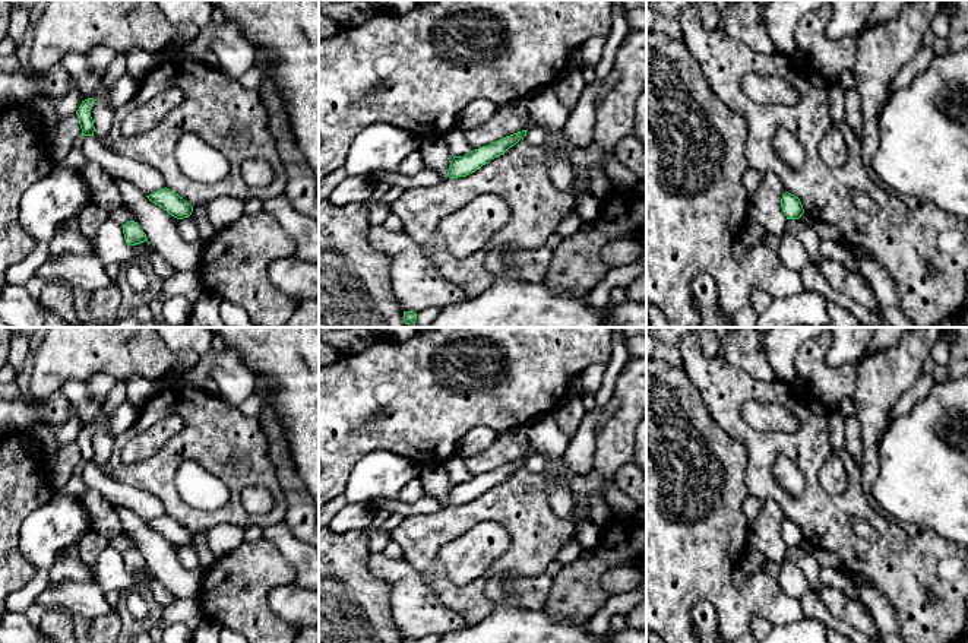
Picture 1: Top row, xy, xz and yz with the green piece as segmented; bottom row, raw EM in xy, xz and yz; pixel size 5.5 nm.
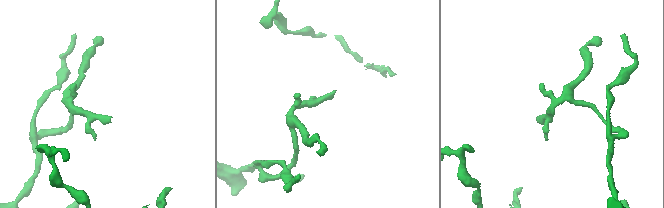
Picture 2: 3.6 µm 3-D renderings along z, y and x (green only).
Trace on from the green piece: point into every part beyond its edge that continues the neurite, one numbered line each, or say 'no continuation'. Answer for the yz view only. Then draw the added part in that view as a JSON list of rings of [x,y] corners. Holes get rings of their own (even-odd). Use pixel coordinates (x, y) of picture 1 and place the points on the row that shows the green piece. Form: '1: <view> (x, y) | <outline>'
no continuation

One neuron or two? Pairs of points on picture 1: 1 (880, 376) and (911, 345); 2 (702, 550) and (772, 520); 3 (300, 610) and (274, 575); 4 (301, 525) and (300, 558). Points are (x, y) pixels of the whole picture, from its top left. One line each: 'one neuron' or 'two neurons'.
1: one neuron
2: two neurons
3: two neurons
4: two neurons

